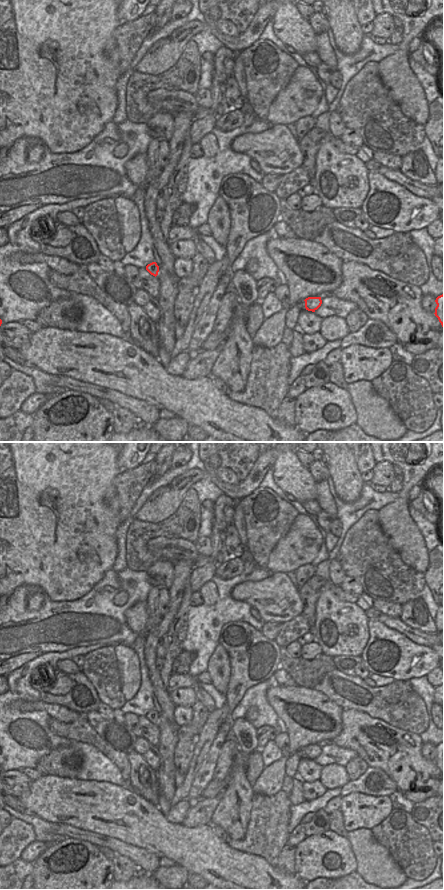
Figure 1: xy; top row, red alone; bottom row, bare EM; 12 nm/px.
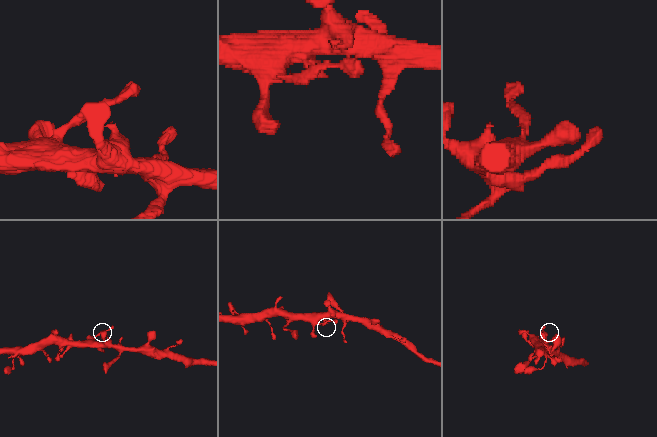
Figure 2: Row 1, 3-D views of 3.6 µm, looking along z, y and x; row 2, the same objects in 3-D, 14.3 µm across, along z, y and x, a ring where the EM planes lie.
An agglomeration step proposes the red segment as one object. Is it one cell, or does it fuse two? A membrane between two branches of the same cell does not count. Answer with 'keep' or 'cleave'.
keep

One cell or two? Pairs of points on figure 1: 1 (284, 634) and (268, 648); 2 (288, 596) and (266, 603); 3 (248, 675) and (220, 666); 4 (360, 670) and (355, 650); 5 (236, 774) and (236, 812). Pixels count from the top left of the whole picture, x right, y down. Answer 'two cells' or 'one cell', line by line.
1: two cells
2: one cell
3: two cells
4: two cells
5: one cell

